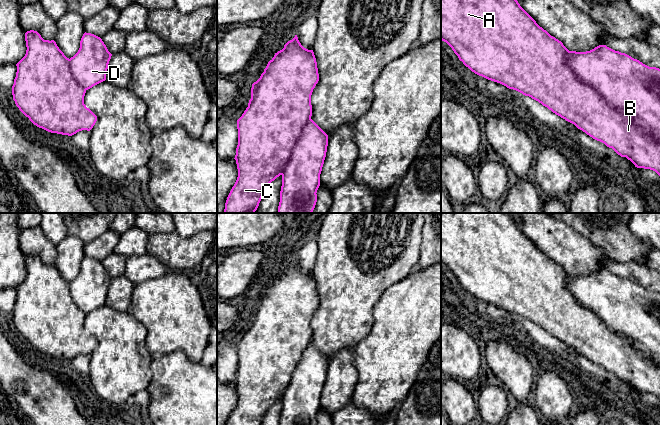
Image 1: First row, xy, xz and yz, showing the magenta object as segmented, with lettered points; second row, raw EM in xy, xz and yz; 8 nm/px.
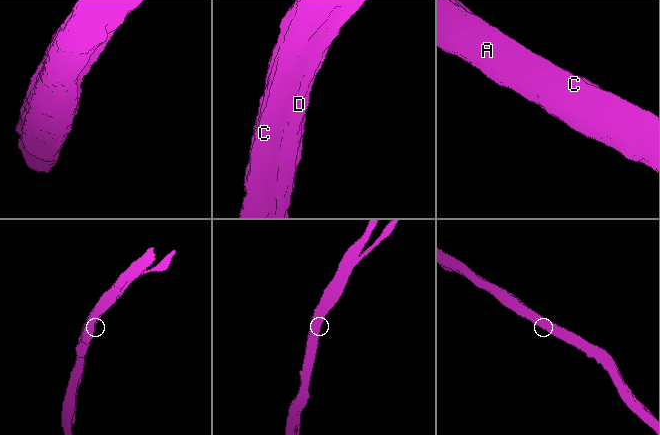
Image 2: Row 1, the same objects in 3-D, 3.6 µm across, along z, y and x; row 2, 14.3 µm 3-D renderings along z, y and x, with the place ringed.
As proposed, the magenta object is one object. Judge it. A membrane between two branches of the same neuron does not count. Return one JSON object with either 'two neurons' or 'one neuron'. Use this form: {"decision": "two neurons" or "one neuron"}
{"decision": "two neurons"}

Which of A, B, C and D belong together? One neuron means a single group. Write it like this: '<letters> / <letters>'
A B C / D

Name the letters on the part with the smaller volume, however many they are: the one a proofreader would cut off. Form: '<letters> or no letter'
D

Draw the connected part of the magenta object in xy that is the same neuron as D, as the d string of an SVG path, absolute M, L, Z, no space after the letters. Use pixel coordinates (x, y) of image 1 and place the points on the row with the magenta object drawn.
M85 32L78 52L70 58L74 79L85 90L105 81L111 56L100 37Z

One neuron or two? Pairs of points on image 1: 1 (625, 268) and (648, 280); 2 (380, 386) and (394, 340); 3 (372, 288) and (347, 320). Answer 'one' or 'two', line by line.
1: one
2: one
3: one

